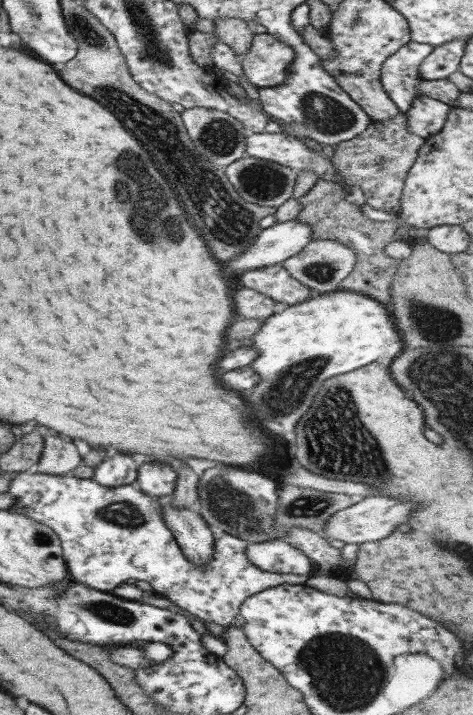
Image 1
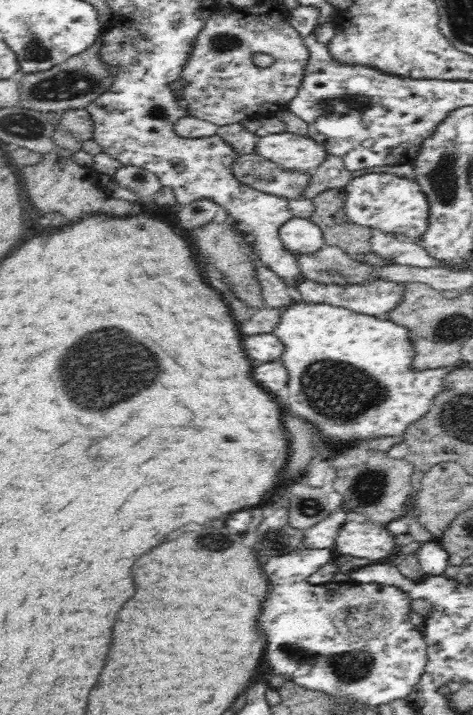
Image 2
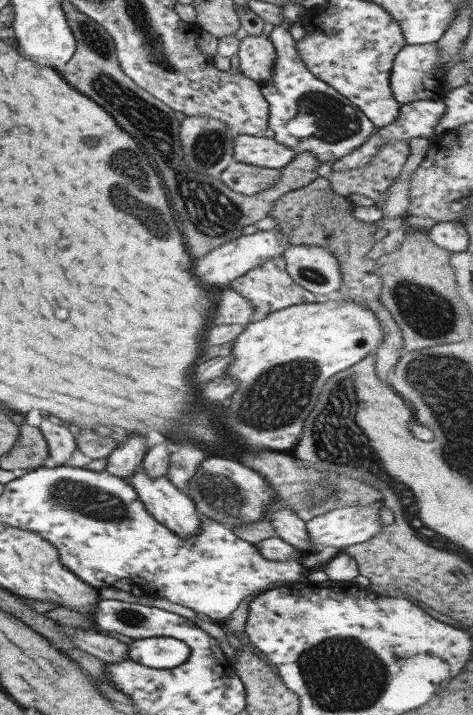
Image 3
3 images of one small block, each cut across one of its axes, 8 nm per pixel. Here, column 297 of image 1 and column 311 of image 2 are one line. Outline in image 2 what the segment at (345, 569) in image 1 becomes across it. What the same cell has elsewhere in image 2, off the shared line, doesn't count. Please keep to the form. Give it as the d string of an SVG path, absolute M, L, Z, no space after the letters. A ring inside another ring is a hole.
M341 505L339 507L340 509L330 513L324 520L320 520L312 528L304 531L304 541L301 547L331 549L335 546L335 538L348 520L348 512L344 511Z

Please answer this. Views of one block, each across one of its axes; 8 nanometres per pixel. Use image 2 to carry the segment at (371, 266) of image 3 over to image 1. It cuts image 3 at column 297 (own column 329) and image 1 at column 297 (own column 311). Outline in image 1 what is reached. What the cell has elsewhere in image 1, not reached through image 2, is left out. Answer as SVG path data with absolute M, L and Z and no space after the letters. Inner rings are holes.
M318 179L316 184L306 192L304 197L298 199L304 208L296 220L304 222L306 218L314 222L314 234L312 230L312 240L330 239L340 241L340 243L352 248L356 252L356 266L341 282L342 291L354 291L363 293L368 297L375 298L384 303L386 308L390 308L390 284L397 270L398 259L394 259L383 252L384 247L390 242L394 242L399 237L396 234L397 228L401 225L401 217L391 221L374 221L368 219L362 213L361 206L349 203L342 195L342 186L332 180Z

